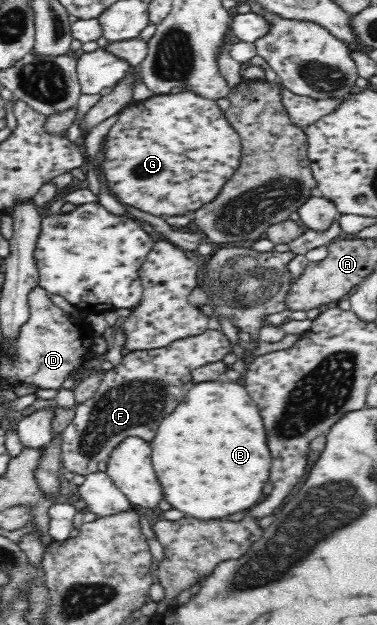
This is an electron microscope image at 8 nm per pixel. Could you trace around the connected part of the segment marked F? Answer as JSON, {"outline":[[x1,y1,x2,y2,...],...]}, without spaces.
{"outline":[[208,329,205,333,172,341,162,348,124,352,118,365,111,370,104,371,103,379,93,397,75,405,75,415,71,423,61,432,63,470,86,477,91,473,99,472,98,462,109,460,115,447,126,437,140,437,151,443,161,419,167,417,179,405,179,401,187,397,187,392,195,384,191,376,194,369,214,361,221,361,231,351,231,341,222,330]]}

